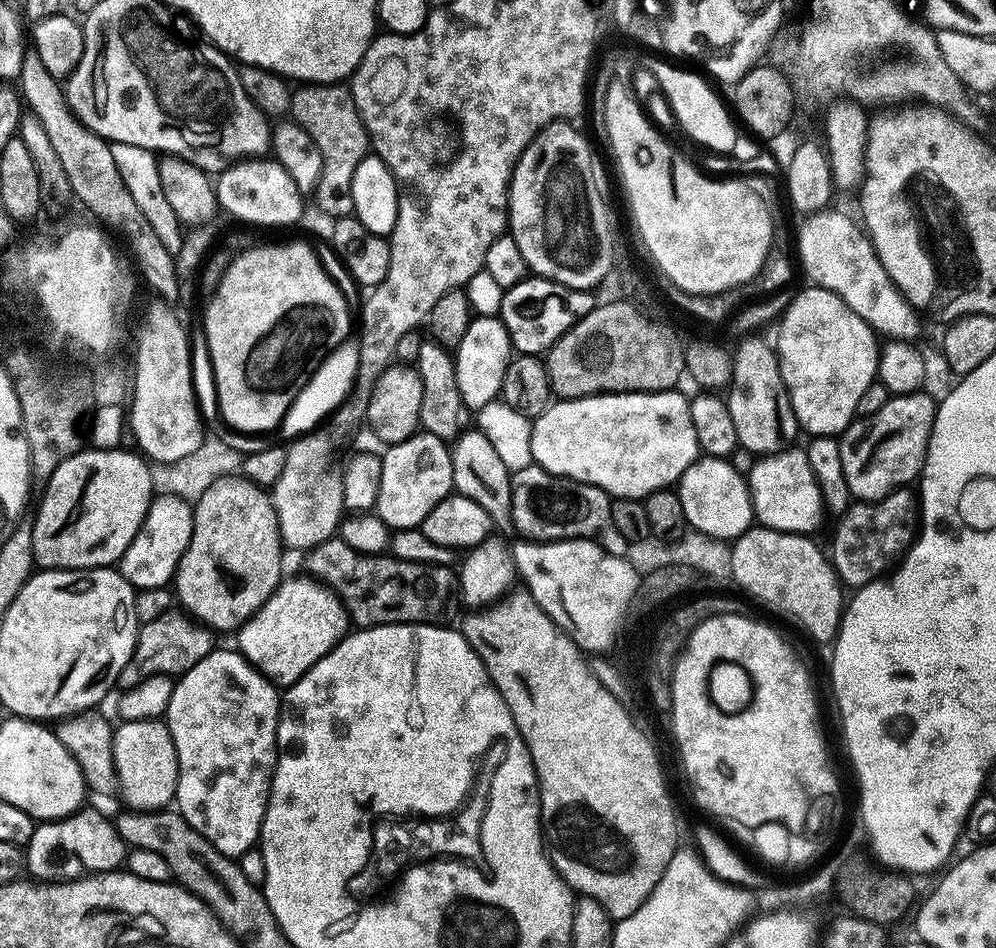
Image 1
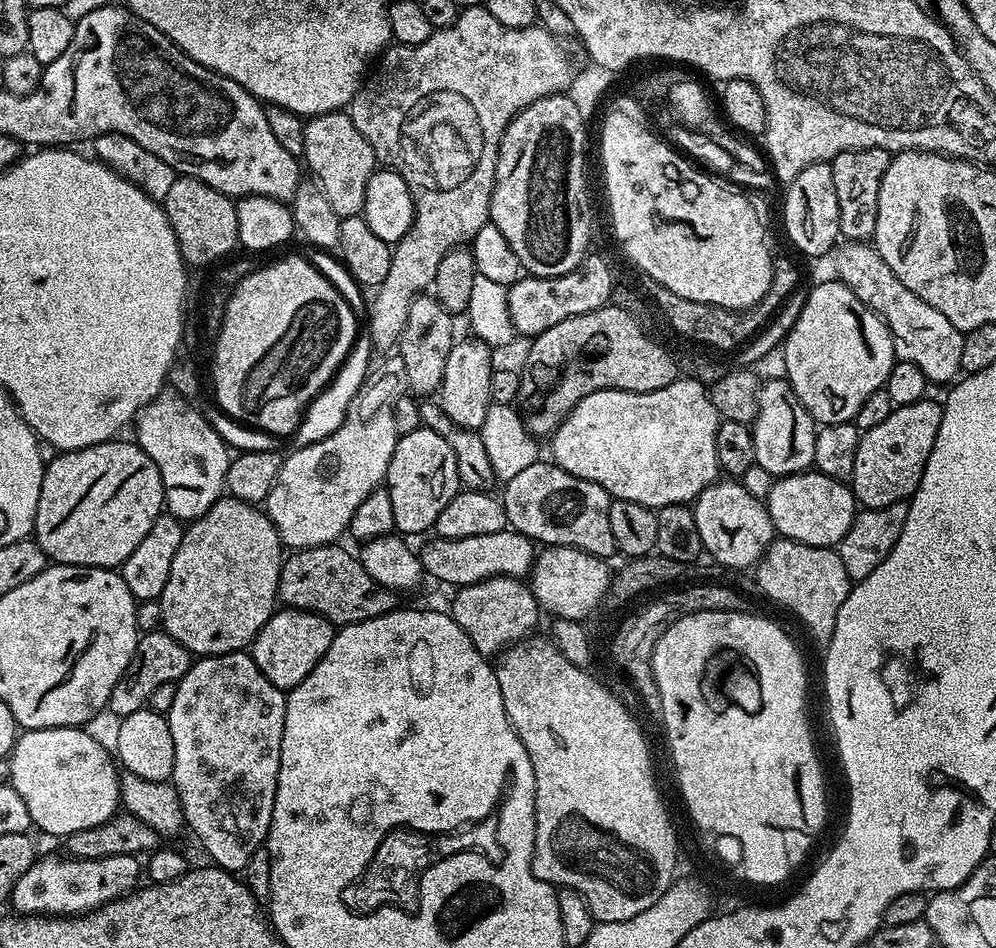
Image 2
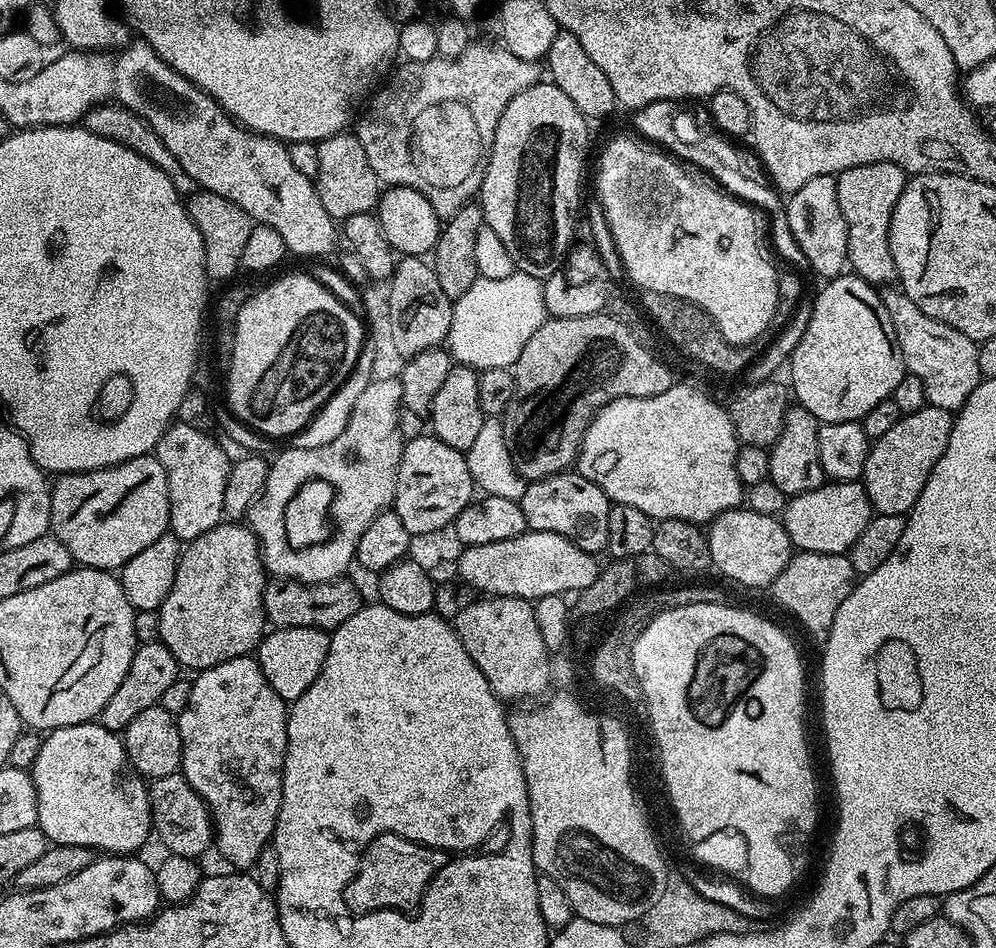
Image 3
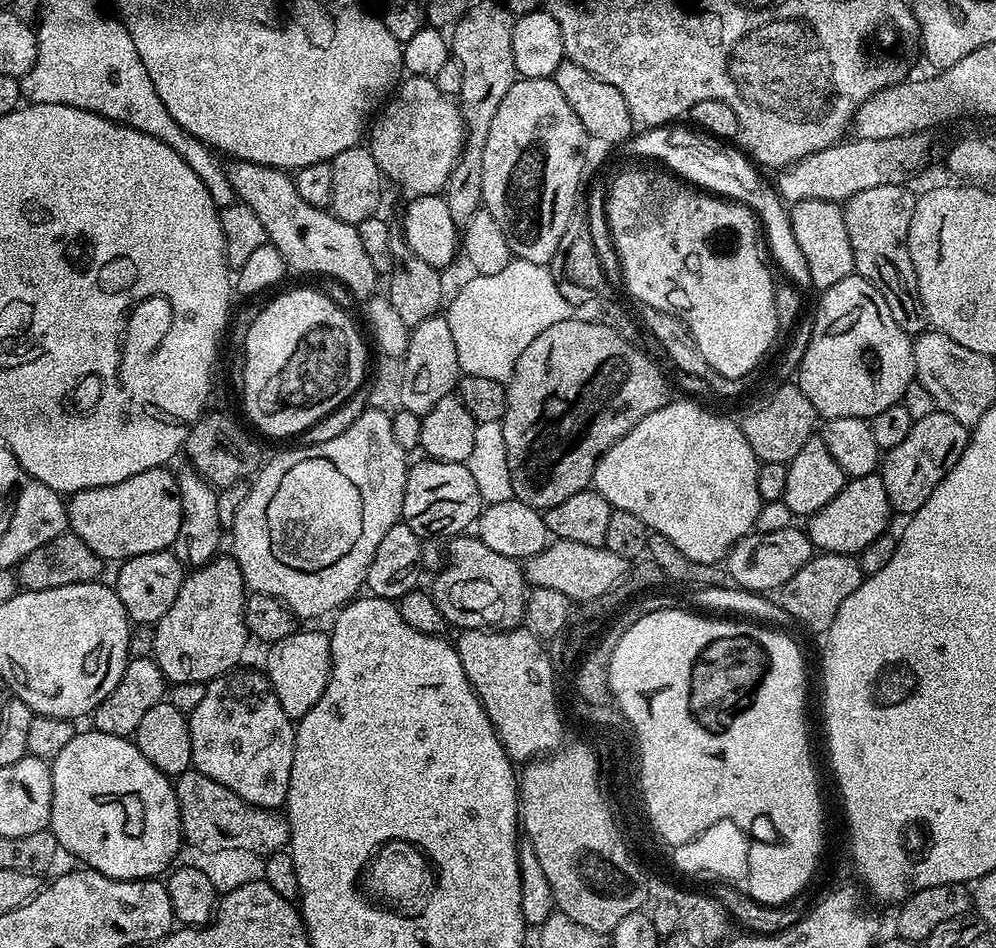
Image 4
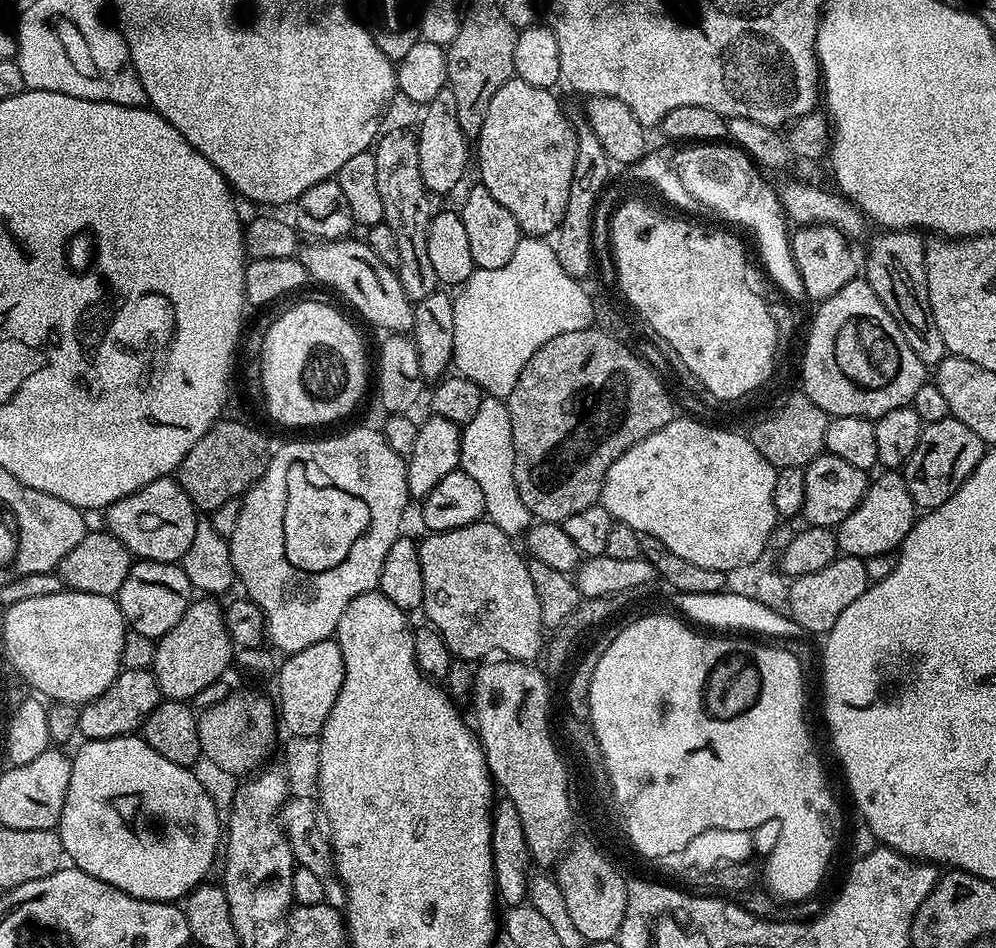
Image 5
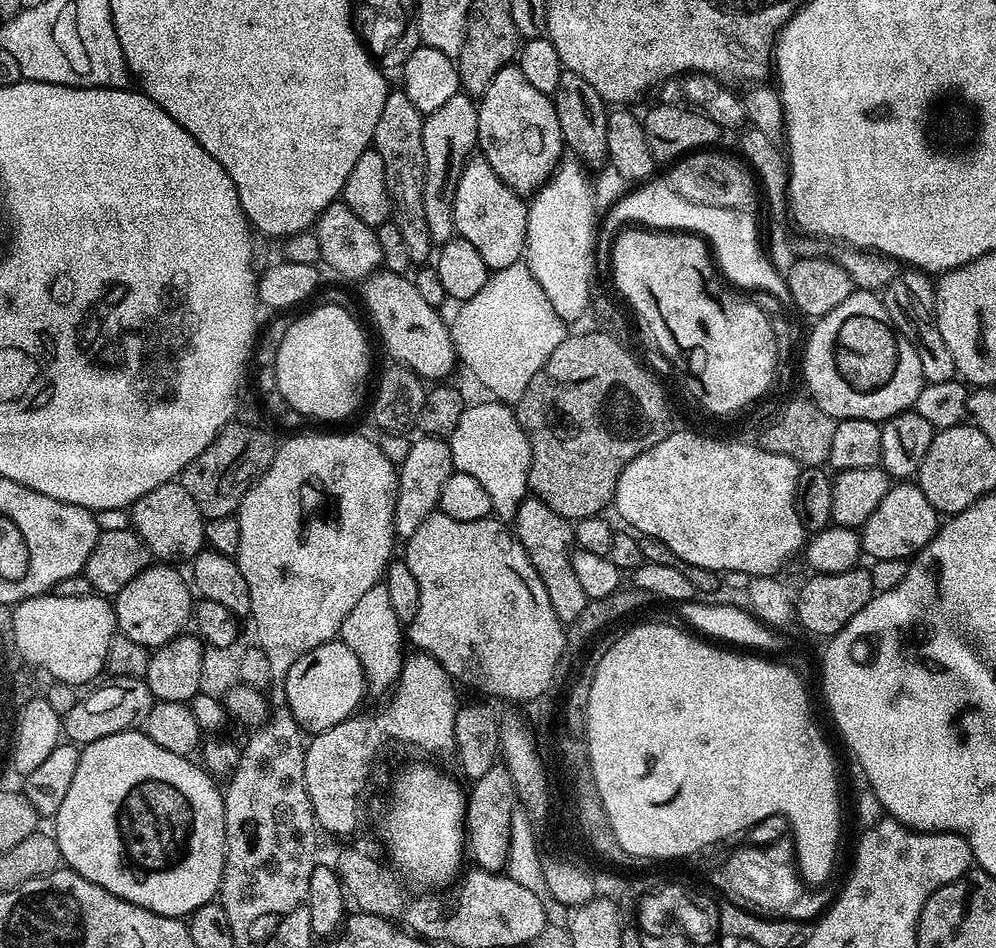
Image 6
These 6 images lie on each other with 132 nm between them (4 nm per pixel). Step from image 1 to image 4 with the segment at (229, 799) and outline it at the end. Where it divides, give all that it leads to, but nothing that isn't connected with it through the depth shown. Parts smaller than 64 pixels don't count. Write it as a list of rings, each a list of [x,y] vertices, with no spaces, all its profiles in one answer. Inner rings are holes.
[[[233,670],[209,680],[202,703],[188,716],[192,768],[206,774],[206,778],[214,778],[214,782],[222,782],[226,790],[234,790],[238,798],[256,808],[280,810],[285,807],[288,798],[290,770],[294,762],[294,721],[288,717],[286,710],[282,710],[282,702],[278,702],[278,694],[274,694],[263,671],[240,671]]]

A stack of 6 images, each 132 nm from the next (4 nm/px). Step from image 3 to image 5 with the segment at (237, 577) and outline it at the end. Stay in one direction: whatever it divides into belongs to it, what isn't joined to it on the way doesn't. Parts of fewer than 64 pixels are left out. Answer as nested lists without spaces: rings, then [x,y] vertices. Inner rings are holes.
[[[196,598],[189,603],[186,614],[178,618],[178,626],[156,641],[156,653],[150,669],[166,700],[195,701],[198,690],[225,675],[234,660],[234,645],[226,630],[223,607],[212,598]]]

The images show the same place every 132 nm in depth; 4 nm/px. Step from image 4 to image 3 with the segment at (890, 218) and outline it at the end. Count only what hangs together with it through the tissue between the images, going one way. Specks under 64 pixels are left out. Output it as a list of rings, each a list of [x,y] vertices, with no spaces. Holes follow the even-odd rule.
[[[894,162],[854,166],[836,176],[838,206],[842,206],[842,218],[846,218],[848,231],[848,264],[867,284],[881,286],[896,280],[894,258],[890,255],[890,218],[905,183],[904,169]]]

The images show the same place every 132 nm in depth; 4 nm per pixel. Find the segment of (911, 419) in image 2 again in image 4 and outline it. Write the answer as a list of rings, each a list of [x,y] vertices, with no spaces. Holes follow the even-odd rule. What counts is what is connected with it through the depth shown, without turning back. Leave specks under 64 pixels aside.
[[[942,411],[926,414],[926,418],[912,421],[910,434],[898,446],[887,449],[883,453],[878,475],[886,488],[886,498],[890,498],[893,509],[897,513],[911,514],[916,512],[934,494],[938,482],[946,478],[946,474],[962,458],[962,450],[968,445],[969,429],[958,422],[958,418],[950,418],[950,414]]]

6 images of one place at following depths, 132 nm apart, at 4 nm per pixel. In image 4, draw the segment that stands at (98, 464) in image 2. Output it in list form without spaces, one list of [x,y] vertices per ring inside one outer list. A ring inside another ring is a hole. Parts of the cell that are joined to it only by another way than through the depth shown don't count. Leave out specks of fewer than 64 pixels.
[[[167,467],[142,470],[126,482],[71,493],[66,504],[70,531],[104,562],[169,551],[178,538],[178,526],[182,526],[182,498],[176,476],[168,471]]]

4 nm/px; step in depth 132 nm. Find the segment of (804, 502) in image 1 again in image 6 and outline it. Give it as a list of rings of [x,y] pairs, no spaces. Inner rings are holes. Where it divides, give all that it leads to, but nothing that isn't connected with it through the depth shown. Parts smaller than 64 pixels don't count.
[[[896,482],[889,488],[886,498],[882,498],[878,510],[866,518],[863,528],[859,529],[860,546],[865,557],[872,560],[898,558],[908,560],[921,552],[936,536],[942,523],[941,513],[930,506],[926,494],[922,494],[919,483]]]

